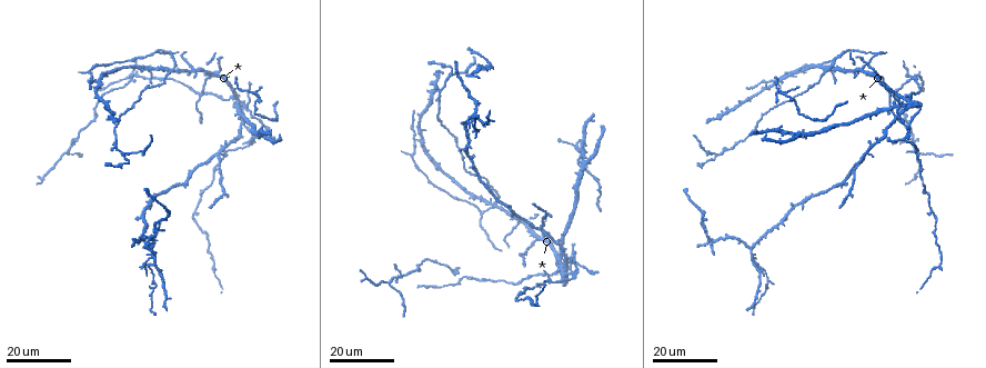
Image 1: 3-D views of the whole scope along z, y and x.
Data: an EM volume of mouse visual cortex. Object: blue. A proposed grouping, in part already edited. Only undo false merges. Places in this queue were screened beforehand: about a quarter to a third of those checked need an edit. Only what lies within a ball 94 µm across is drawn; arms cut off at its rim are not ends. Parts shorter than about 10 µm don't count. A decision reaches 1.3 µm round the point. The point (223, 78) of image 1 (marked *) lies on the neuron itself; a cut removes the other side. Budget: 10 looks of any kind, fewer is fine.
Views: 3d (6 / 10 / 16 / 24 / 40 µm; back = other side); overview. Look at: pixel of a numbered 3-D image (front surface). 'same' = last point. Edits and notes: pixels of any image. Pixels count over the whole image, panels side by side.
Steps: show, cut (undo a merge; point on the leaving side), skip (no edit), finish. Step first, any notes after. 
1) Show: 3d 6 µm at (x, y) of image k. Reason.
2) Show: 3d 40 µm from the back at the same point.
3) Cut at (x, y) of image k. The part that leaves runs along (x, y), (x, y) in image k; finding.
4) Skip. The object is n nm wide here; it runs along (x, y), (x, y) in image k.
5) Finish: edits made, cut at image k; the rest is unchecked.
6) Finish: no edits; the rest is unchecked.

Show: 3d 24 µm at (217, 75) of image 1. Small branch off a trunk.

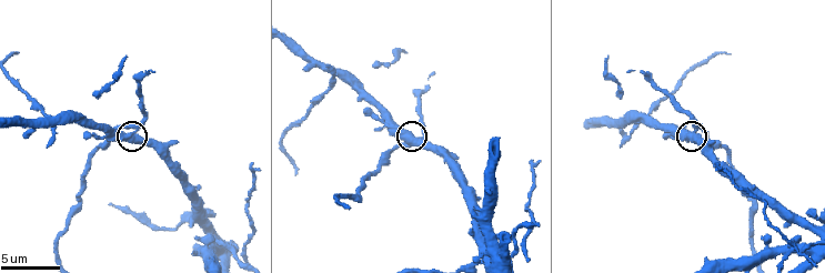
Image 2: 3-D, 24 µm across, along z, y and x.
Show: 3d 10 µm at (129, 133) of image 2.

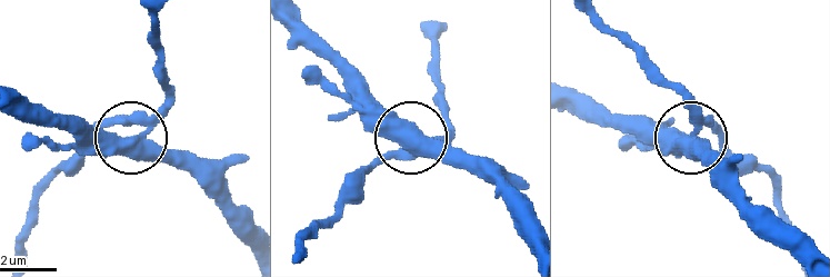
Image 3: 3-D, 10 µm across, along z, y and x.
Skip. 4 arms meet here; all the same neuron.

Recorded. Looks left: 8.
Show: 3d 6 µm at (57, 118) of image 2. Four arms meet.

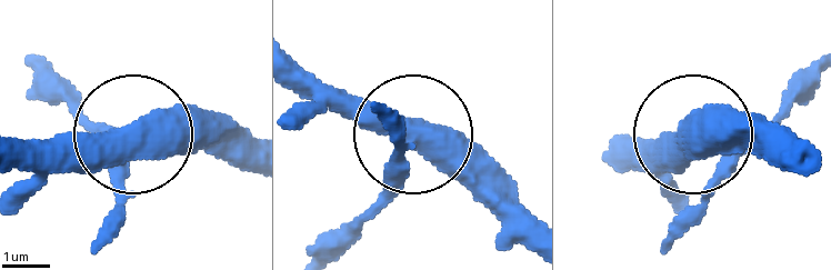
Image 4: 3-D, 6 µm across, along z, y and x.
Show: 3d 6 µm from the back at (408, 139) of image 4.

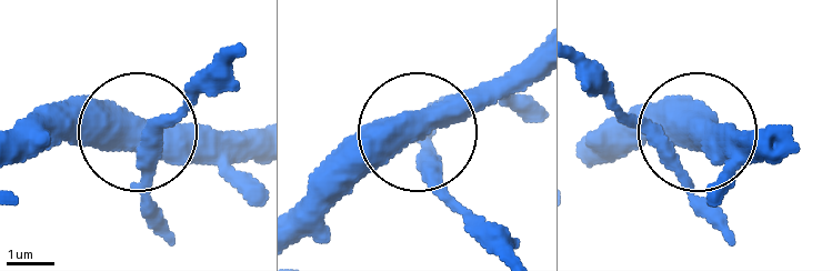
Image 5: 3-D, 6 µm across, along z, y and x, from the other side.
Skip. 4 arms meet here; continuous, no second neuron.

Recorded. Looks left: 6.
Show: 3d 16 µm at (149, 265) of image 1. Thick turns thin.

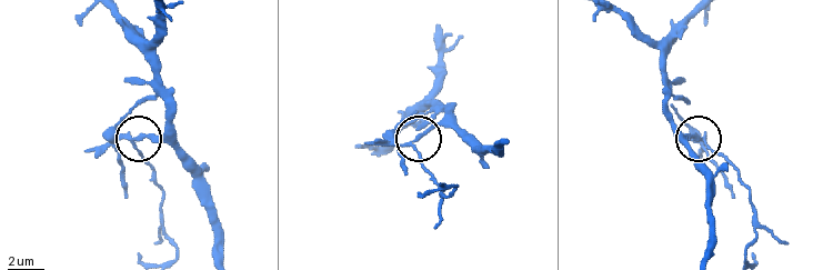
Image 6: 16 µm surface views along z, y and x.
Show: 3d 6 µm at (143, 138) of image 6.

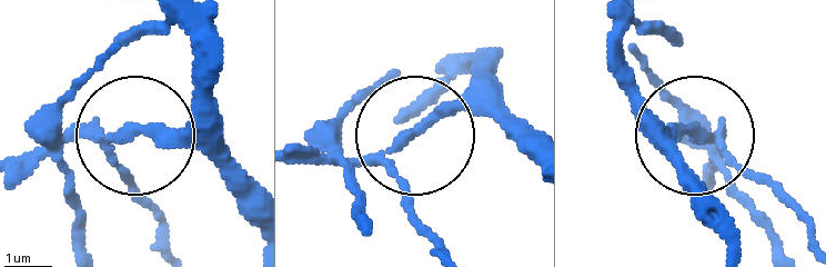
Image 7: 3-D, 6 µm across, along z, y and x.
Cut at (132, 177) of image 7. The part that leaves runs along (99, 136), (154, 216), (163, 251) in image 7; a second neuron is stuck on.

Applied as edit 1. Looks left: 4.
Show: overview. See it whole again.

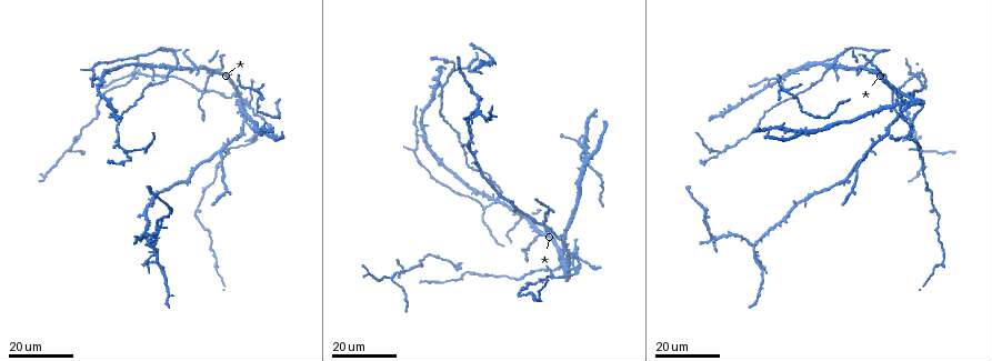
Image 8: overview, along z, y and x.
Show: 3d 24 µm at (220, 152) of image 8. Three arms meet.

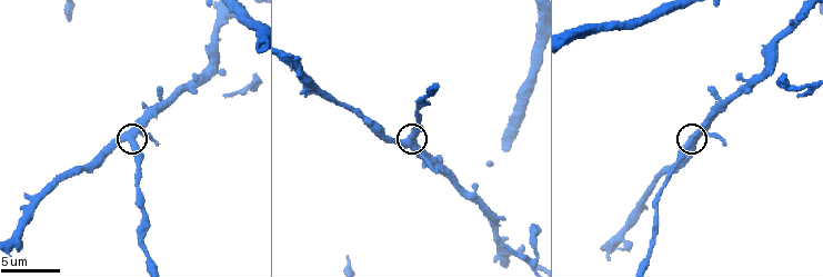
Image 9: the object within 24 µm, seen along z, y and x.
Show: 3d 10 µm at (404, 137) of image 9.

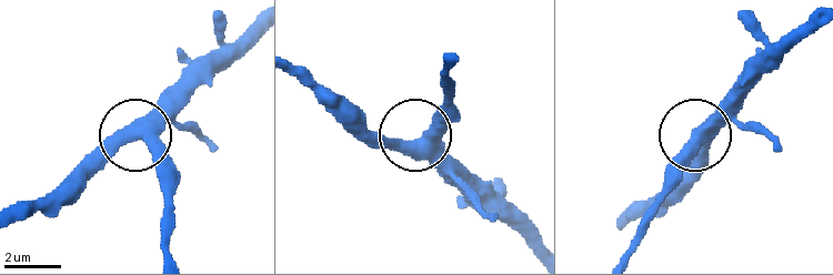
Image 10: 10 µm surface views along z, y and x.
Show: 3d 6 µm at (420, 142) of image 10.

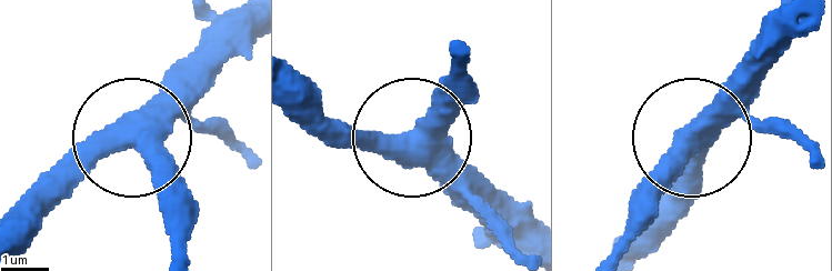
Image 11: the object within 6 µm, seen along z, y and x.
Skip. 3 arms meet here; it runs along (811, 19), (707, 122), (640, 213) in image 11; continuous, no second neuron.

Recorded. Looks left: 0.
Finish: edits made, cut at image 7; the rest is unchecked.

